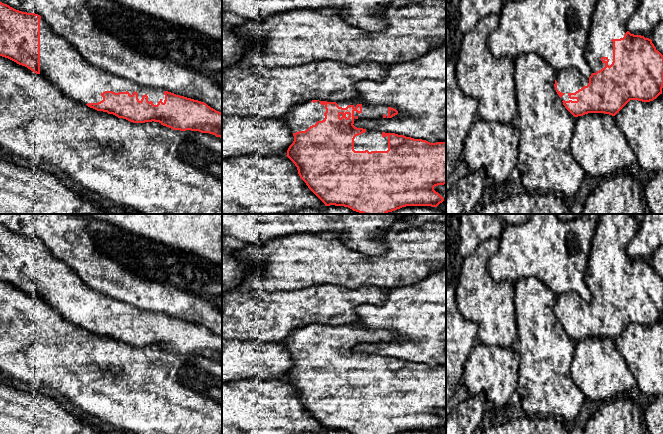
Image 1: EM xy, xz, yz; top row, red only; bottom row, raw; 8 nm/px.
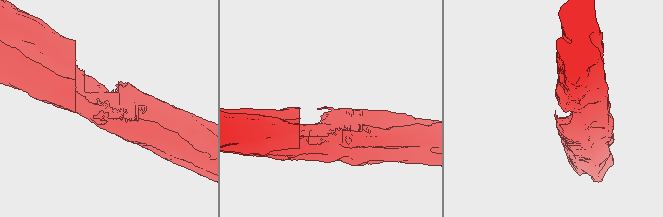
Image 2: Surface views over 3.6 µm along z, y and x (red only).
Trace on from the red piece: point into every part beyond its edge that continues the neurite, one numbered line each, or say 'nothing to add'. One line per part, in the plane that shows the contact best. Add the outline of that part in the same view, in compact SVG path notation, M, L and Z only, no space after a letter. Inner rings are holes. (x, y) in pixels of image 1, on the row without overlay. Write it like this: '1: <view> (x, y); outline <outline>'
1: xy (60, 286); outline M42 241L40 243L40 299L53 307L63 319L84 329L102 325L101 318L105 315L115 317L128 315L130 319L135 315L138 317L139 325L146 318L148 325L152 325L154 329L157 329L160 324L164 327L165 324L164 314L137 309L128 303L87 287L70 266L50 253Z

